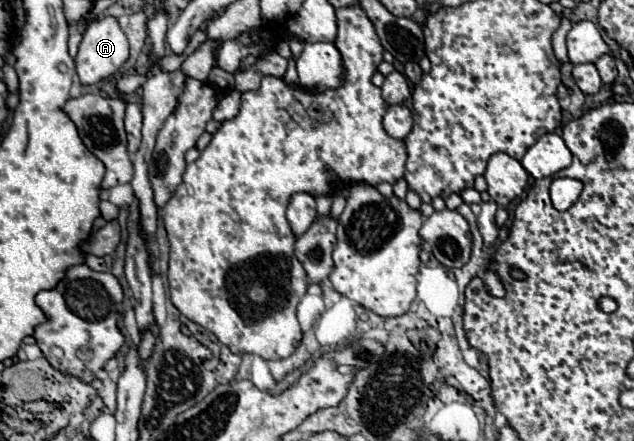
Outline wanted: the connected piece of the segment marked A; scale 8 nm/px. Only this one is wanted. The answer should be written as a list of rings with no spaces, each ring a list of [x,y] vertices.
[[[114,16],[94,20],[80,42],[76,70],[82,84],[110,78],[128,60],[128,40]]]

